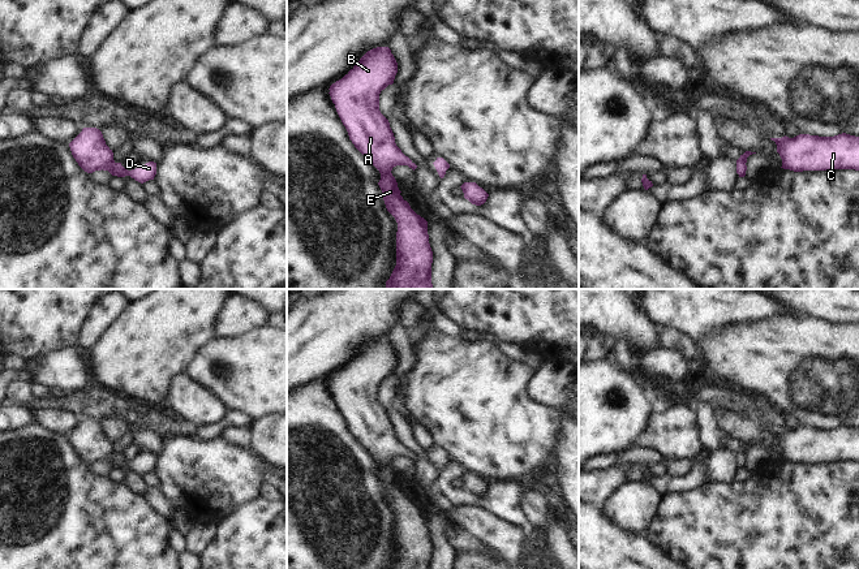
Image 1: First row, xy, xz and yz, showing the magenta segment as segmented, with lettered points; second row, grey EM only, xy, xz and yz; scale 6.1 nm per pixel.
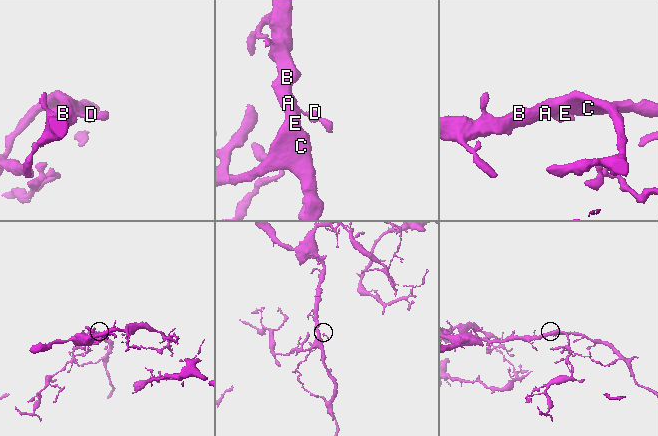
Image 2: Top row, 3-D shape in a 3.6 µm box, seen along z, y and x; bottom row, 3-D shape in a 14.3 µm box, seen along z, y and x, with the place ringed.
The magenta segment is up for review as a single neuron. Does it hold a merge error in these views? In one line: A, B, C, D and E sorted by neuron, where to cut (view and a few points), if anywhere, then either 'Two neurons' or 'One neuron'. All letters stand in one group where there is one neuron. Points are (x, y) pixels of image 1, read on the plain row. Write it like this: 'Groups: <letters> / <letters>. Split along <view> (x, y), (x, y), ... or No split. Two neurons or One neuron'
Groups: A B C D E. No split. One neuron

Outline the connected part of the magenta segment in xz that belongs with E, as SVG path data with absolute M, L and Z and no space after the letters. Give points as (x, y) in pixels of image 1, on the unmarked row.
M388 339L368 342L360 353L339 372L330 378L330 388L355 439L379 462L378 474L387 503L398 514L396 557L390 569L431 569L433 543L429 535L428 513L417 507L400 487L391 462L396 457L417 457L395 435L388 411L379 402L379 385L394 375L398 354Z

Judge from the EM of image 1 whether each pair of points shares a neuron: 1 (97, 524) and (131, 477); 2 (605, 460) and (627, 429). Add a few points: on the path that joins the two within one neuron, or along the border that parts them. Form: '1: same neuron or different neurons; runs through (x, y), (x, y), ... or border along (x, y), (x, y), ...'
1: different neurons; border along (123, 483), (141, 495)
2: different neurons; border along (617, 453), (601, 453), (592, 457)

